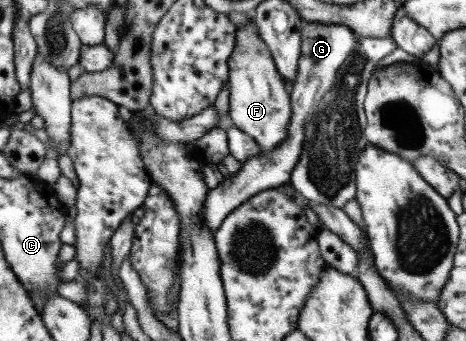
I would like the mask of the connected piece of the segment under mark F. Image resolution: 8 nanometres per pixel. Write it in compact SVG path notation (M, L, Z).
M252 18L242 28L236 27L235 46L228 58L227 69L229 120L257 143L260 153L278 147L287 136L291 116L289 92L284 88L283 79L259 38Z

